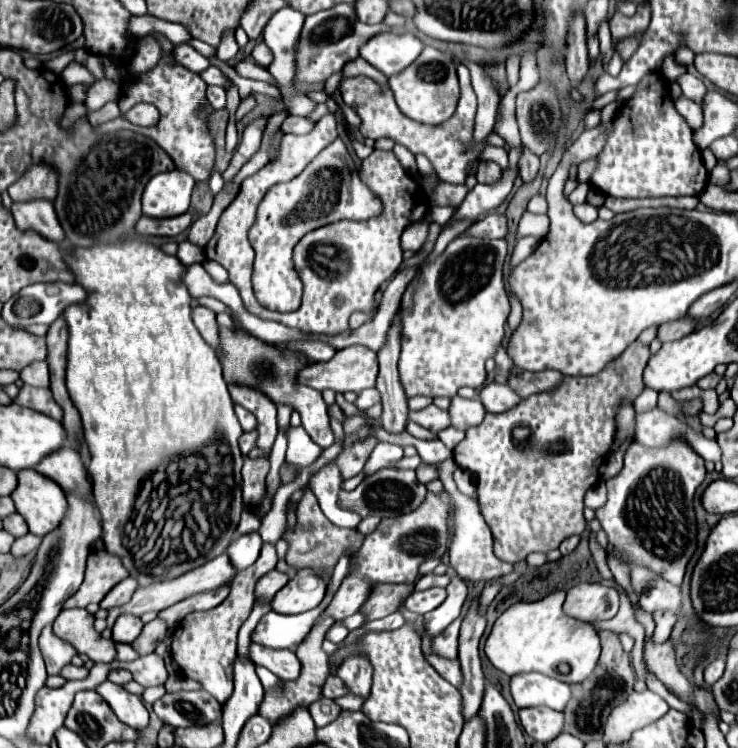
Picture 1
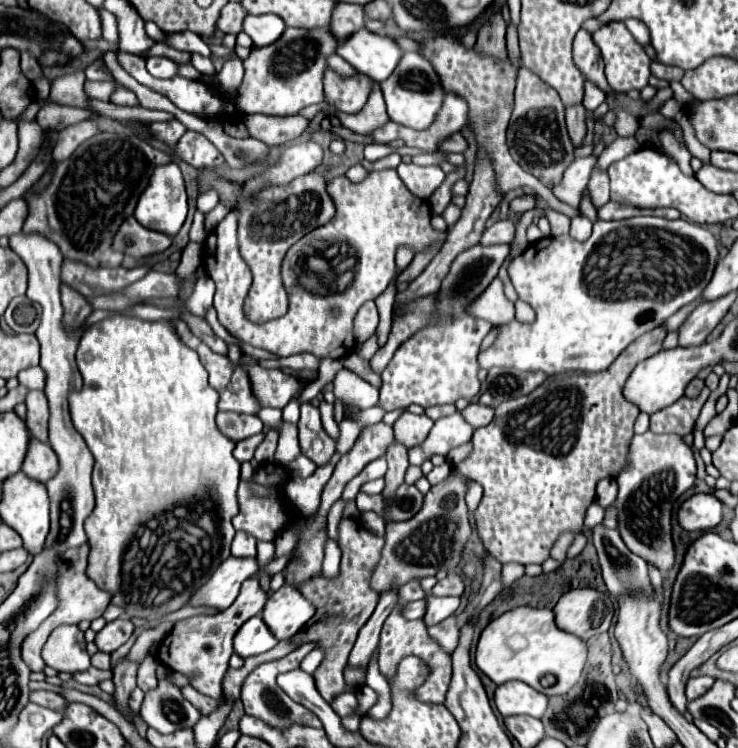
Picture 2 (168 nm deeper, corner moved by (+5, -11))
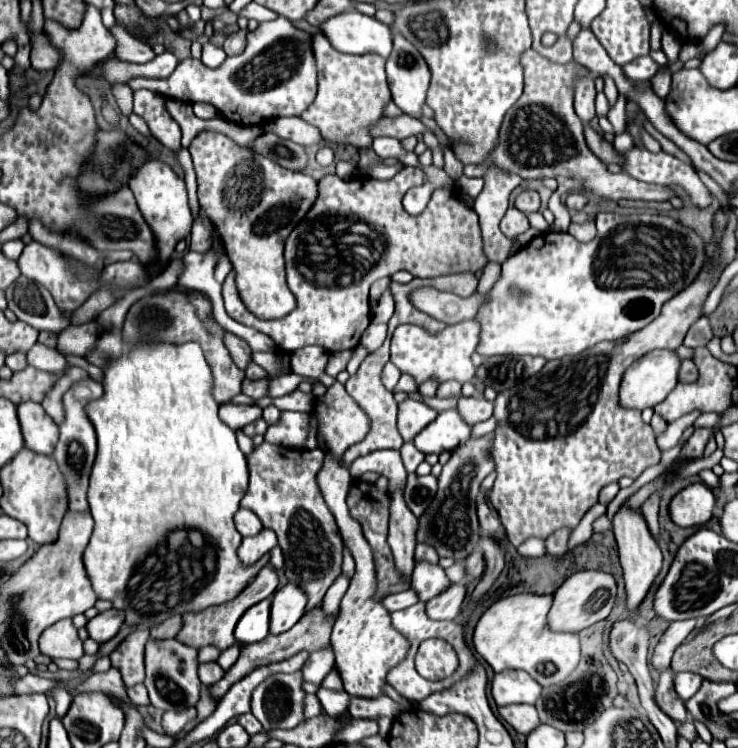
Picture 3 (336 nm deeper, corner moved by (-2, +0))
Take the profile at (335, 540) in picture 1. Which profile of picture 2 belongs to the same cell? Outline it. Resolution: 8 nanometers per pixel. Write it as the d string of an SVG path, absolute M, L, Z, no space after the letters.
M346 519L338 525L338 545L342 551L342 563L340 573L334 579L326 579L324 575L316 575L302 585L298 585L300 593L310 599L316 607L314 619L306 623L306 627L300 631L302 643L316 641L318 647L326 649L326 657L320 663L320 667L314 671L314 681L320 691L320 695L326 701L332 701L336 695L346 691L344 681L344 667L348 663L348 655L356 643L358 631L362 625L370 619L380 595L370 589L370 575L374 563L378 563L380 549L382 549L382 537L372 535L362 527L358 519Z

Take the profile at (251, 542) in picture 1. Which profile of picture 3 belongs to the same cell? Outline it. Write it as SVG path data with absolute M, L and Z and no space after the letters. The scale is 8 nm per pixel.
M245 508L237 510L237 514L235 514L235 528L237 528L237 532L241 536L255 536L257 532L261 532L261 526L263 526L261 520L253 512L249 512Z

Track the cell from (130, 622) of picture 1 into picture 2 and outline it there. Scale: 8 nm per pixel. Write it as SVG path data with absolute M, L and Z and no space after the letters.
M114 619L106 623L106 627L96 635L96 647L104 653L114 653L118 647L122 647L130 635L132 635L132 621L130 619Z

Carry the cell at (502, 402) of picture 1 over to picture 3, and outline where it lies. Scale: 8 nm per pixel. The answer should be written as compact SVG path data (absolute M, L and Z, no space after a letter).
M461 396L459 398L459 404L457 404L457 410L459 410L461 418L469 426L475 426L477 422L483 422L483 420L491 418L493 404L489 400L485 400L485 398L477 398L477 396L465 398L465 396Z

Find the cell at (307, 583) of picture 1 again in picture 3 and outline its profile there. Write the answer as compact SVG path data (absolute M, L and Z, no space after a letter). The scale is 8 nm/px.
M285 584L281 590L277 590L271 604L269 634L281 634L297 624L297 620L305 612L305 604L307 596L295 584Z

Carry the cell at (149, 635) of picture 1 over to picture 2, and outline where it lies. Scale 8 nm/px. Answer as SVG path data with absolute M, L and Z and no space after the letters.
M122 657L116 667L114 667L114 685L116 685L116 709L118 711L128 711L128 695L134 691L136 687L136 671L138 671L140 663L130 661L128 657Z

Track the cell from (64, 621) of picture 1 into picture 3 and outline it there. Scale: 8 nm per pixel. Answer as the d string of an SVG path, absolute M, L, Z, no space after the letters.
M65 618L43 630L39 638L39 650L49 658L77 660L83 656L83 642L77 636L77 628L69 618Z

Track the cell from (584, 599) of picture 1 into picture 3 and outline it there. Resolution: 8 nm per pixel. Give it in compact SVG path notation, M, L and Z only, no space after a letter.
M581 570L571 574L553 594L553 606L547 614L547 624L553 632L581 632L591 624L605 620L613 608L617 594L615 578L599 570Z

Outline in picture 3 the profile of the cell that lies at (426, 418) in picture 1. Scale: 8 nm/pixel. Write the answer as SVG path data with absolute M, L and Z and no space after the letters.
M403 400L399 404L399 416L397 416L397 428L405 442L411 442L433 418L437 416L437 410L429 408L423 402L417 400Z

